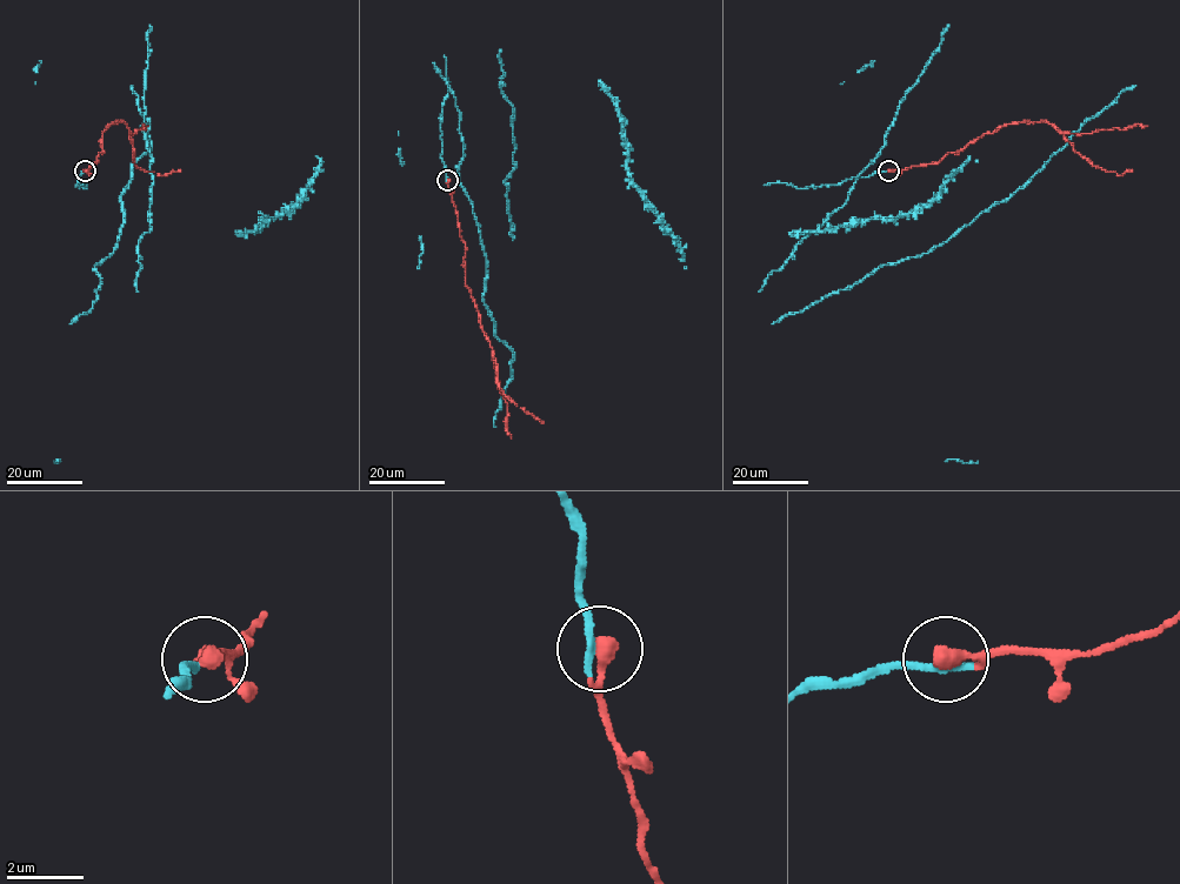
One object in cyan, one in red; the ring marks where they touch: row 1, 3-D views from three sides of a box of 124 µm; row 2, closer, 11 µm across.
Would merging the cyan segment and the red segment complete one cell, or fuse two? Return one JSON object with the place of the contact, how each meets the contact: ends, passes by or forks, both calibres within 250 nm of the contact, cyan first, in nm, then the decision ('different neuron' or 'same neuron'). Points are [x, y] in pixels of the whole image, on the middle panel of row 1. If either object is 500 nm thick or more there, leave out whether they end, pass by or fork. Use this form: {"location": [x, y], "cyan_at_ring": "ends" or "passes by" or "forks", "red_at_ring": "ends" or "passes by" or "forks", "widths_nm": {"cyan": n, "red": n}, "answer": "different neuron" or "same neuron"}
{"location": [447, 180], "cyan_at_ring": "ends", "red_at_ring": "passes by", "widths_nm": {"cyan": 240, "red": 300}, "answer": "same neuron"}

